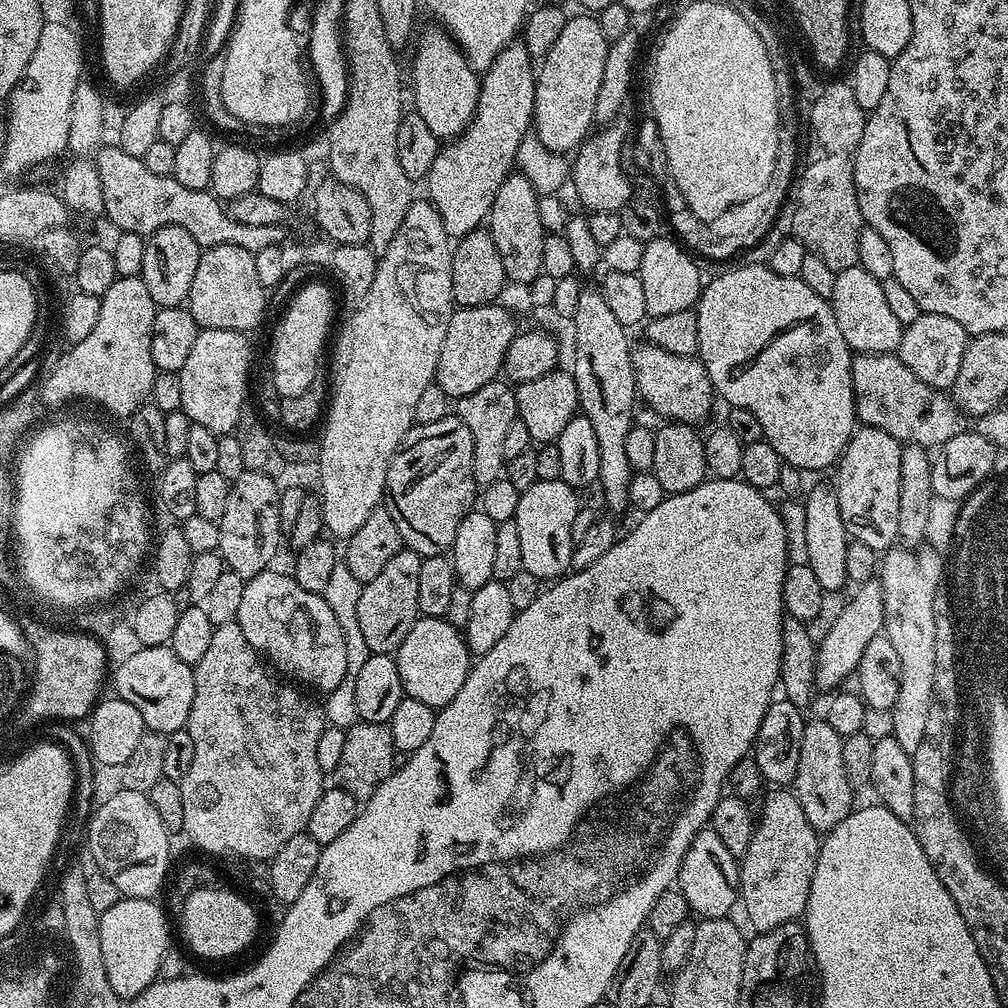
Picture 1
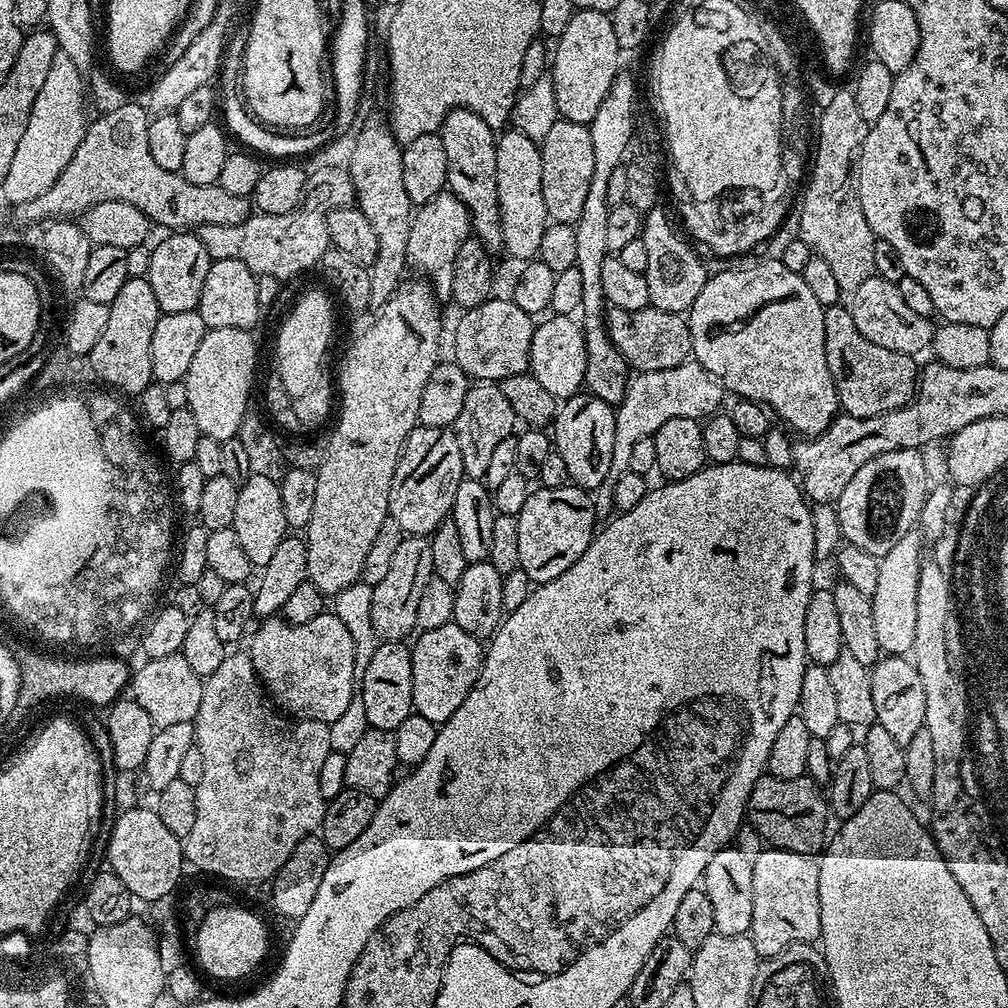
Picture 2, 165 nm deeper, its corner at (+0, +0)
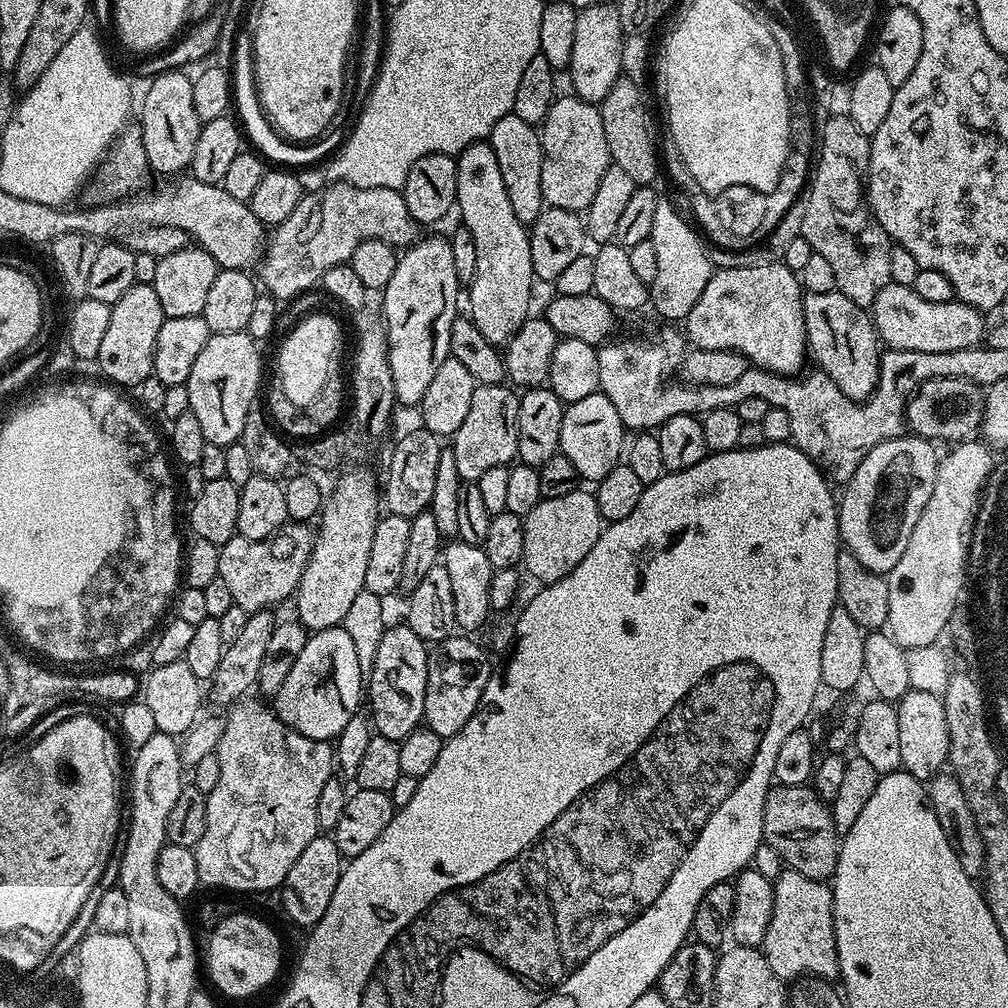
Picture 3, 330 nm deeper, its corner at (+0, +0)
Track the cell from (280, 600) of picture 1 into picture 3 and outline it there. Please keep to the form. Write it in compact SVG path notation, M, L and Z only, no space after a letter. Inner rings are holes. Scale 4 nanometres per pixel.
M343 626L309 635L306 646L302 646L302 654L298 654L290 674L286 674L286 682L282 682L282 690L278 690L274 704L282 713L284 724L296 727L298 734L306 734L306 738L323 738L332 742L342 734L346 722L350 722L350 718L354 718L362 708L358 653ZM300 708L308 708L308 725L296 721L300 716Z

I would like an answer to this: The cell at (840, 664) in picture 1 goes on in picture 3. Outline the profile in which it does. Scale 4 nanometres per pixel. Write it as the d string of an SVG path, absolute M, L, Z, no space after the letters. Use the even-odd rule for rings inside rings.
M980 438L961 440L949 448L952 449L948 456L939 457L930 502L926 502L926 510L922 510L922 518L918 518L918 526L914 526L914 534L910 534L910 542L906 542L902 558L898 558L898 566L886 573L890 590L890 614L886 631L896 644L901 644L906 650L936 644L939 636L945 635L950 618L957 615L956 603L960 600L960 591L966 588L966 533L973 523L974 509L985 489L988 455L993 449Z

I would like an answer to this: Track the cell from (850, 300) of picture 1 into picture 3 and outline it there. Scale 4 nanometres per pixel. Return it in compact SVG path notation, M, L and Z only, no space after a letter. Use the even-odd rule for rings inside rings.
M889 283L878 290L870 309L876 335L889 349L914 350L942 354L950 350L977 347L985 339L985 317L976 308L953 299L950 302L926 302L907 284Z

